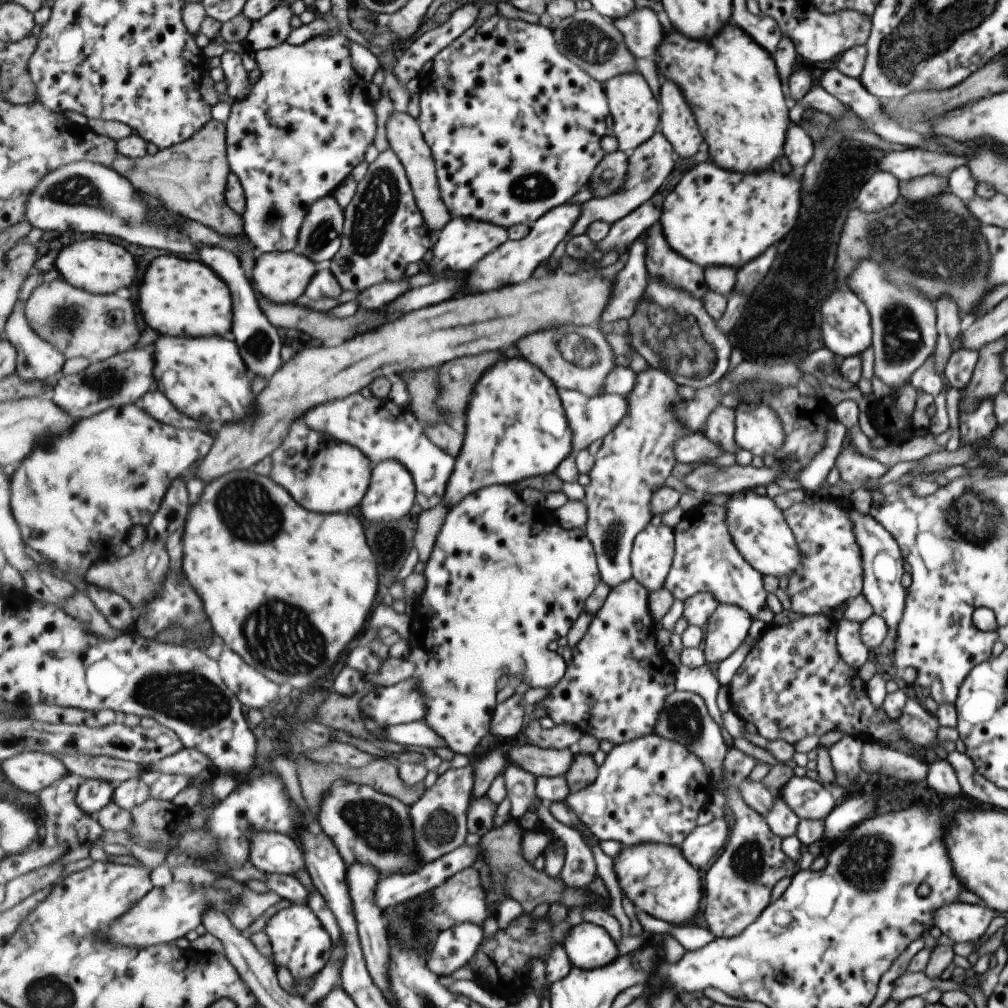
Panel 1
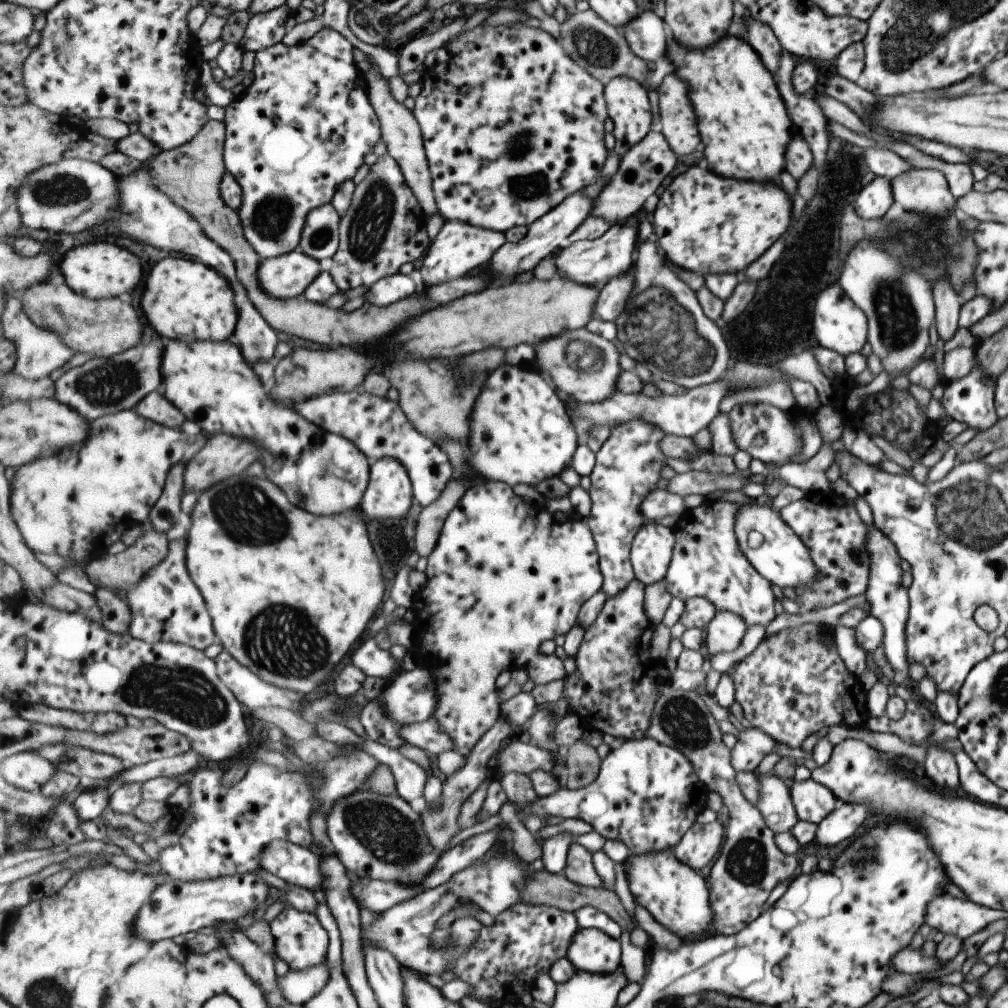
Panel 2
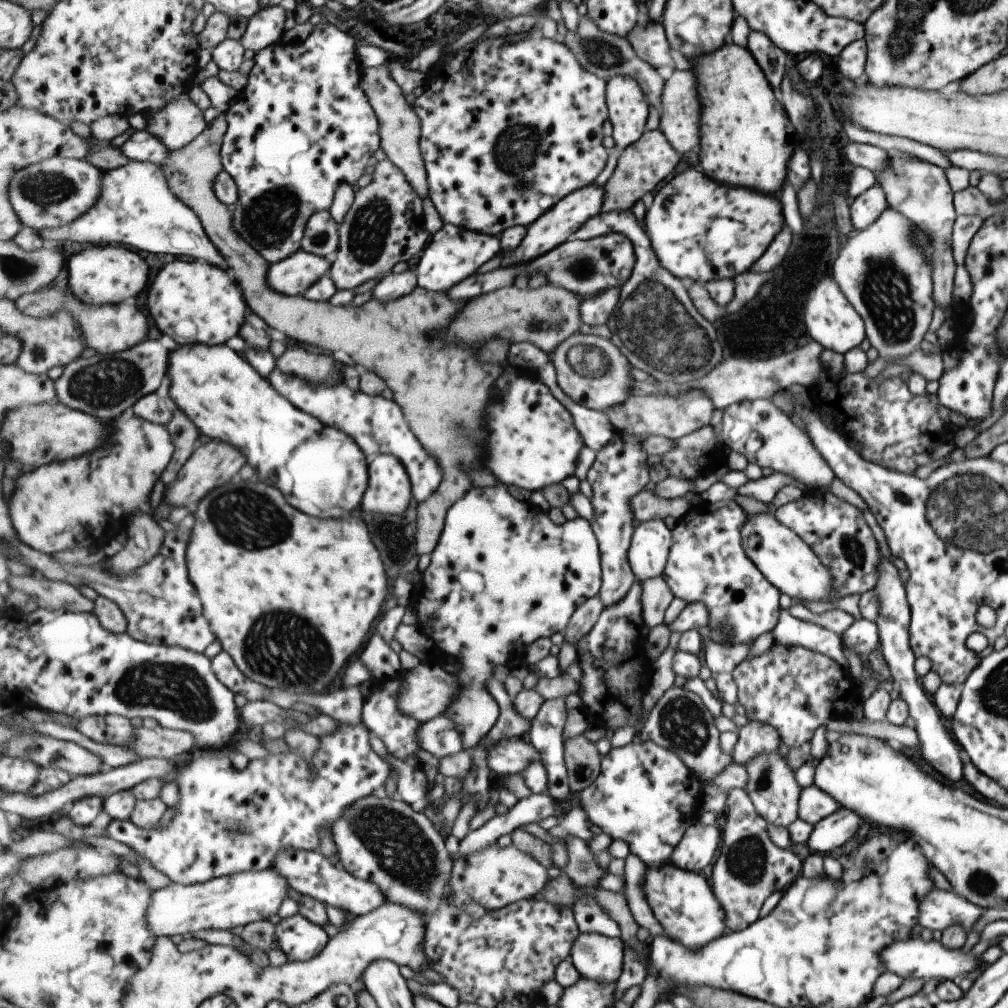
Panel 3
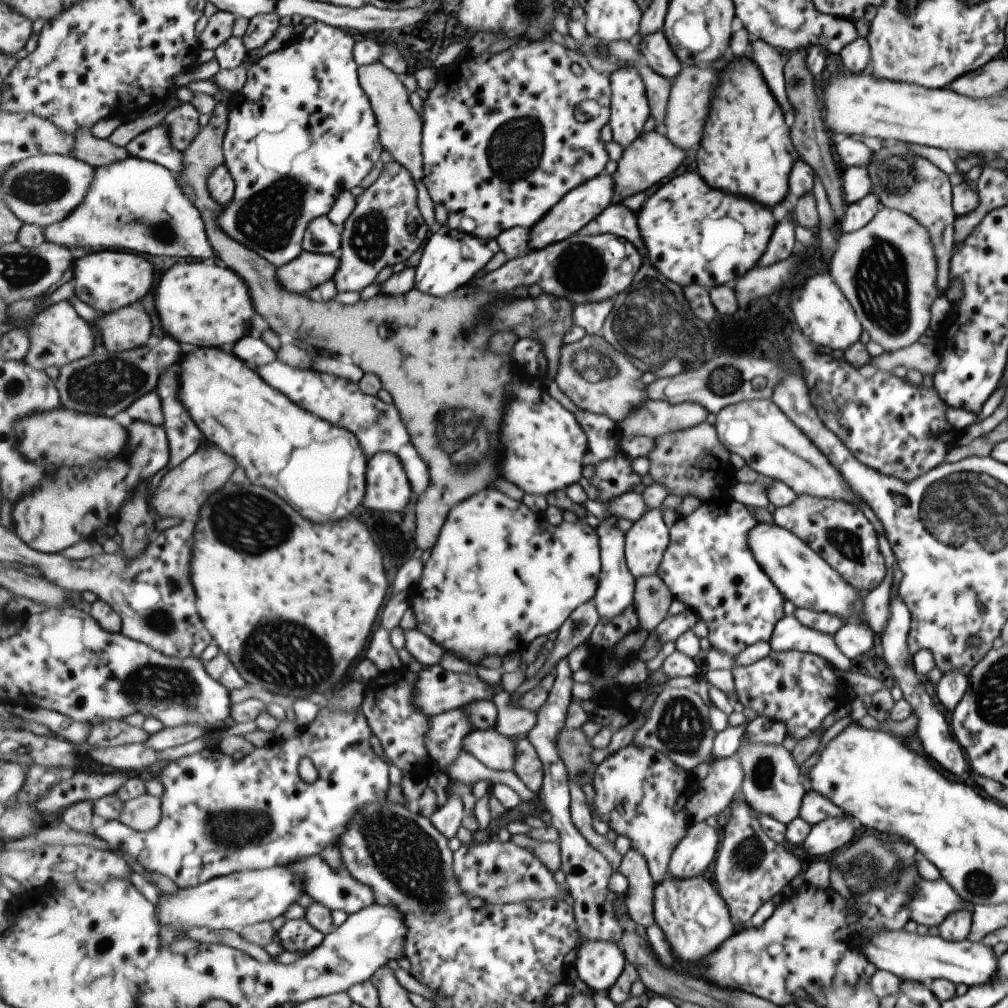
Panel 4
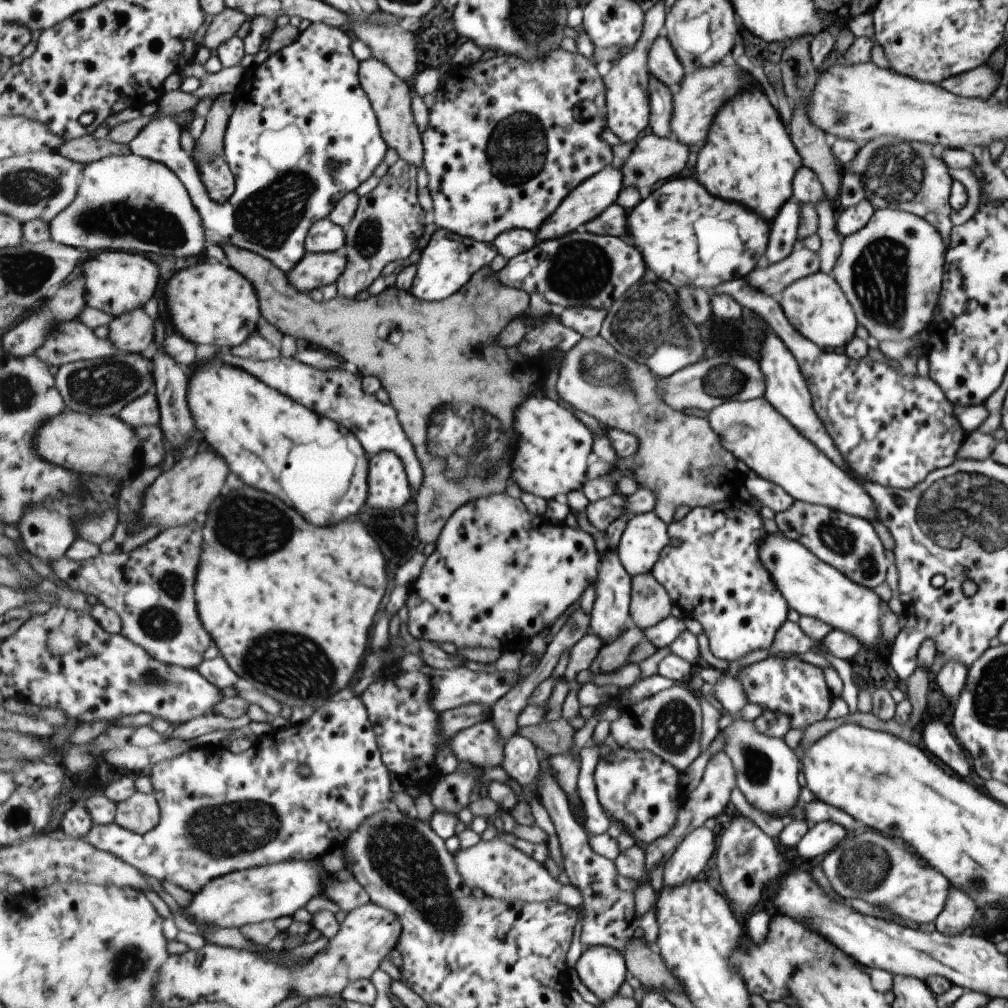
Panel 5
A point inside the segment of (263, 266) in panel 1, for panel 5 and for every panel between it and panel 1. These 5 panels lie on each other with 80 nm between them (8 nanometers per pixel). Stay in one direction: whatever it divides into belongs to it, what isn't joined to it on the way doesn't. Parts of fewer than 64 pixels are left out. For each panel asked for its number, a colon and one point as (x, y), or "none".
2: (288, 276)
3: (294, 276)
4: (309, 271)
5: (317, 270)

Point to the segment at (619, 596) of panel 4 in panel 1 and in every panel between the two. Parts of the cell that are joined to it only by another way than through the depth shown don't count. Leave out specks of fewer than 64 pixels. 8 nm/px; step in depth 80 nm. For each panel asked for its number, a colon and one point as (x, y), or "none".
1: (637, 457)
2: (629, 465)
3: (621, 471)

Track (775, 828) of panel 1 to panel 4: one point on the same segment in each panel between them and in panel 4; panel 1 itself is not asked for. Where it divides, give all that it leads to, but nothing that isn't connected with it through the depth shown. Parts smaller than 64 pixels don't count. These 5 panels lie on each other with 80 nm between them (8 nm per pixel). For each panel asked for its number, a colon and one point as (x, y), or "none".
2: (773, 801)
3: (774, 793)
4: (771, 786)

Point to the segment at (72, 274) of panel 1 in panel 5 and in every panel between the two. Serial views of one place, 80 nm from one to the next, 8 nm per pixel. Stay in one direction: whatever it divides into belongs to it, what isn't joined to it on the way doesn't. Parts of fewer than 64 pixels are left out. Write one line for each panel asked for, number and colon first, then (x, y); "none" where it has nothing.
2: (101, 270)
3: (100, 275)
4: (107, 281)
5: (115, 283)

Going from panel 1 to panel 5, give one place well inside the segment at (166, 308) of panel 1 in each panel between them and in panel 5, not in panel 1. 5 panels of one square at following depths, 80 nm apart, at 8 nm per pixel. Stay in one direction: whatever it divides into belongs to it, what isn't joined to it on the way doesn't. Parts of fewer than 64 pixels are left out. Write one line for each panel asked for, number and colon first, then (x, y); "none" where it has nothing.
2: (190, 301)
3: (196, 302)
4: (203, 303)
5: (213, 304)

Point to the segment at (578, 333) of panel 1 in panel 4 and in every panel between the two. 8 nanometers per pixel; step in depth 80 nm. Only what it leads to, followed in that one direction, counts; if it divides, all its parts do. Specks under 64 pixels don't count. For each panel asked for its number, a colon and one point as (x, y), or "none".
2: (584, 365)
3: (591, 370)
4: (595, 376)

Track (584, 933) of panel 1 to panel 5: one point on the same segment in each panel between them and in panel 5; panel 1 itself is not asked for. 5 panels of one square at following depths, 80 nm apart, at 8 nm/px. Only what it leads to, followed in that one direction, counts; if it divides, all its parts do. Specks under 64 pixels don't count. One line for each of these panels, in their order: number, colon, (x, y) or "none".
2: (592, 950)
3: (597, 957)
4: (600, 964)
5: (603, 969)

